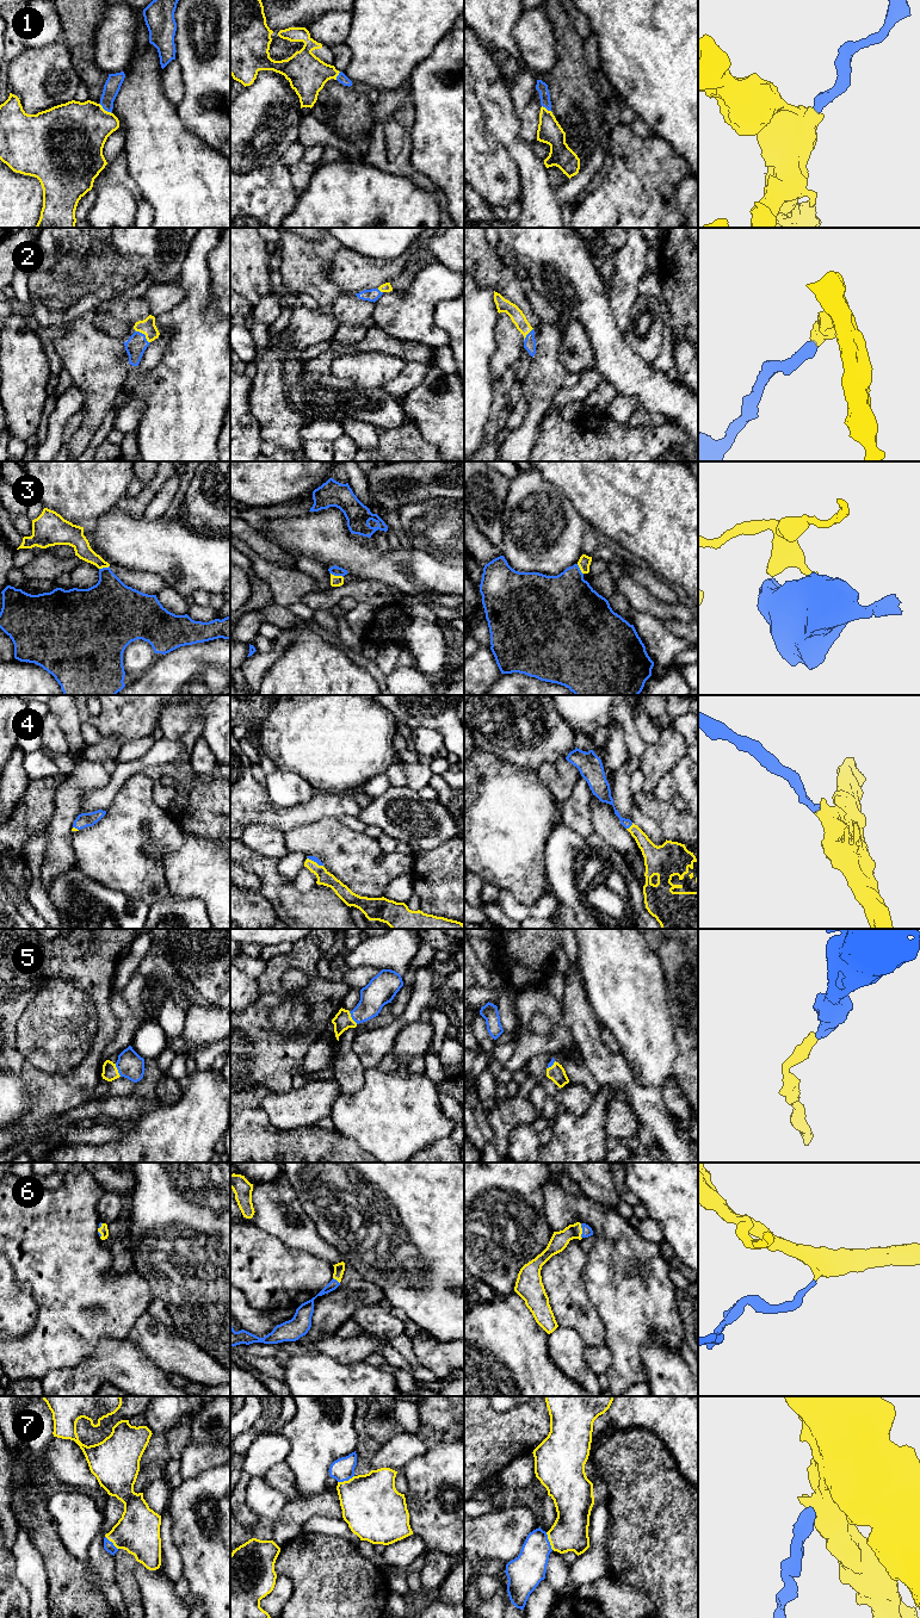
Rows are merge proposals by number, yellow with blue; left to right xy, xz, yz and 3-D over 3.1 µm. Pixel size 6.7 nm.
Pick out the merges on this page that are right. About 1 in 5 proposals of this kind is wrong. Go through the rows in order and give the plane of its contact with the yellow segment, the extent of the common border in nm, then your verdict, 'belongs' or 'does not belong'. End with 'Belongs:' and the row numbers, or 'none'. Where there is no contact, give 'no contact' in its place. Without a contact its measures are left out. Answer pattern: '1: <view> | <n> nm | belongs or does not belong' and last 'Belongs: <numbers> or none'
1: xy | 110 nm | belongs
2: xy | 130 nm | belongs
3: xz | 90 nm | does not belong
4: yz | 60 nm | belongs
5: xy | 100 nm | belongs
6: yz | 100 nm | belongs
7: yz | 130 nm | belongs
Belongs: 1, 2, 4, 5, 6, 7

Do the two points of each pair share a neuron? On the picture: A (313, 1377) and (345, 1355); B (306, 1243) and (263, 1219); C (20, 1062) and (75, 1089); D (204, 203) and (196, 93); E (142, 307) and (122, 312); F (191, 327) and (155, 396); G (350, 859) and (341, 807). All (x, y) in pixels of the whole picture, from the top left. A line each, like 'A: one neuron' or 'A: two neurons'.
A: two neurons
B: one neuron
C: one neuron
D: two neurons
E: one neuron
F: one neuron
G: two neurons

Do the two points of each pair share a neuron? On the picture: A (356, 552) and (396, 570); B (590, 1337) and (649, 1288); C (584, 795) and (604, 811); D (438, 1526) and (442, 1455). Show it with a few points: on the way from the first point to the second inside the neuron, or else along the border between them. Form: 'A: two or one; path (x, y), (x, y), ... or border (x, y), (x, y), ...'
A: one; path (365, 560), (377, 566), (387, 568)
B: two; border (590, 1301), (600, 1319), (604, 1343)
C: two; border (594, 795), (591, 801), (592, 829)
D: one; path (438, 1508), (432, 1498), (442, 1473)

